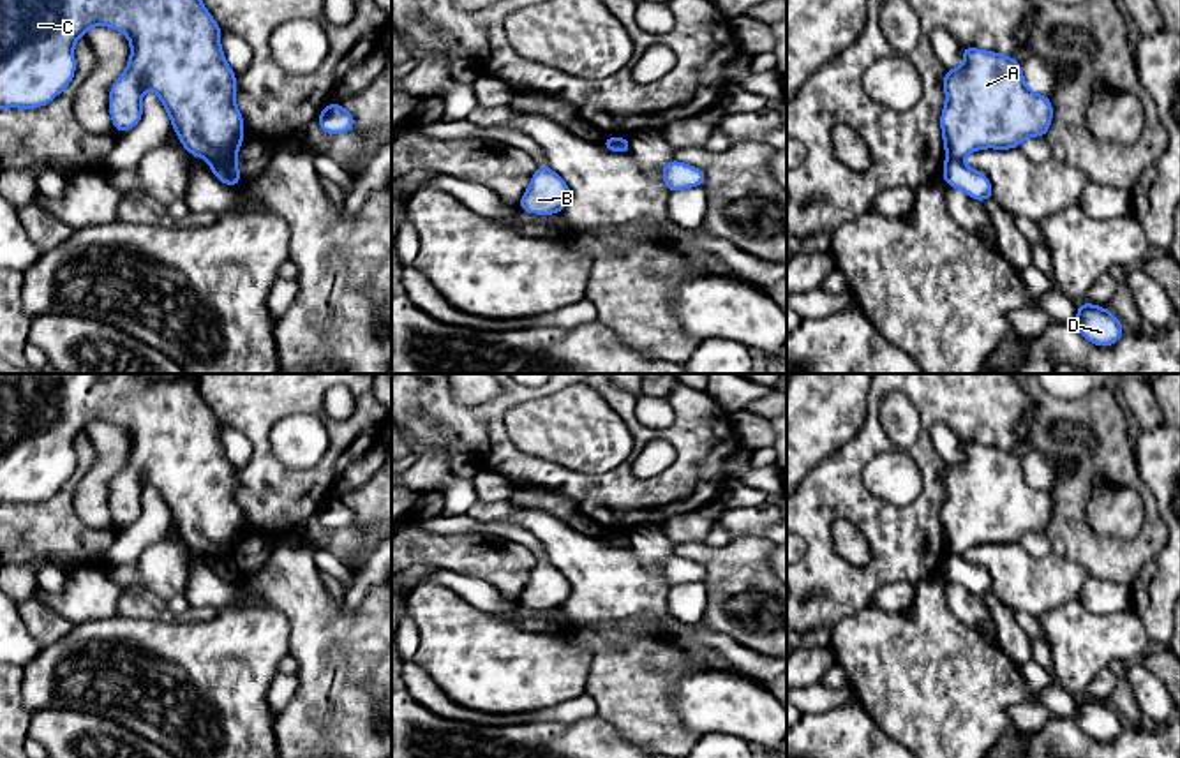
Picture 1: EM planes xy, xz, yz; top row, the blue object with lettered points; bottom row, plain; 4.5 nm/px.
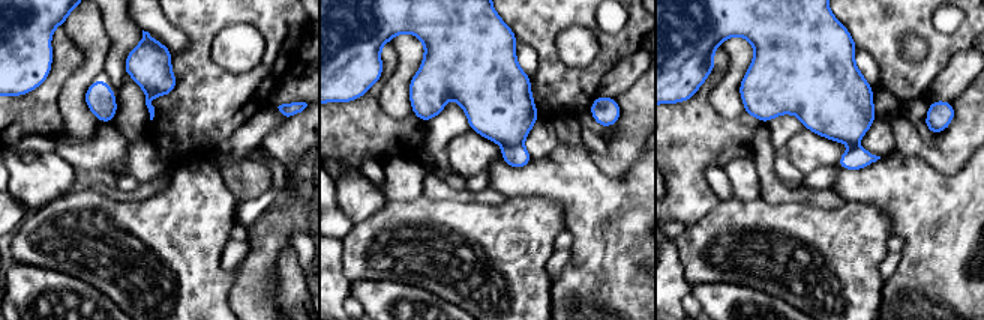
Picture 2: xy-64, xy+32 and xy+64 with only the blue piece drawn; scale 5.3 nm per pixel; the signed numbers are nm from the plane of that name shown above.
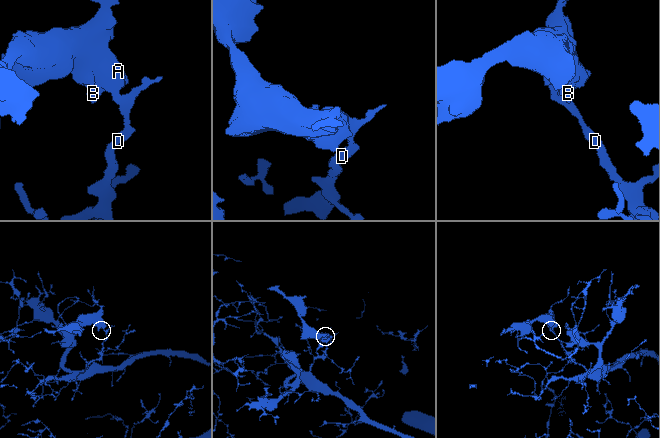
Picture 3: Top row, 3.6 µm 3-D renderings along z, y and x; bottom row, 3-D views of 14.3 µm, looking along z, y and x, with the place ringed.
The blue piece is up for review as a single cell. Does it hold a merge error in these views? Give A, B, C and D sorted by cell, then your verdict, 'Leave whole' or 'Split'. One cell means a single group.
Groups: A B C / D. Split

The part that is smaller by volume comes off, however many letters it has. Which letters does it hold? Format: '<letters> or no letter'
A, B, C

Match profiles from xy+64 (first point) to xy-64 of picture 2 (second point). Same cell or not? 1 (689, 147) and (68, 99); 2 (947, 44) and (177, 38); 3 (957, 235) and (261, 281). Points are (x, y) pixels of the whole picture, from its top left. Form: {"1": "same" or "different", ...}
{"1": "different", "2": "different", "3": "same"}

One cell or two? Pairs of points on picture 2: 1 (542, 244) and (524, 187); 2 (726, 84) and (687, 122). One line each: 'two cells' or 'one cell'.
1: two cells
2: two cells

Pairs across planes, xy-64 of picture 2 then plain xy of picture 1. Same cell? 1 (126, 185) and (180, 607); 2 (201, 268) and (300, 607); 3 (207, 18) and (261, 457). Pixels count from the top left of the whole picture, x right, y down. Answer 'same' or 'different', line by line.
1: same
2: different
3: same

